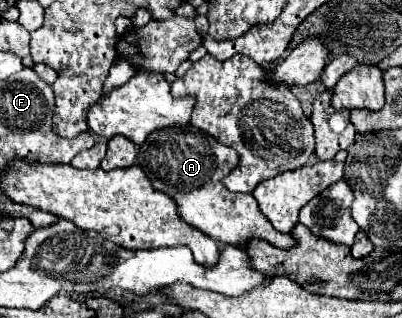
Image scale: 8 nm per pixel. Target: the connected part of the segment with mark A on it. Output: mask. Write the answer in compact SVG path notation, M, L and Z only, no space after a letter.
M175 124L151 132L147 140L139 146L137 162L151 180L155 190L165 192L177 204L179 216L211 236L217 244L237 244L245 246L245 240L261 238L275 248L289 248L293 240L289 234L277 232L271 222L261 214L257 200L251 194L231 192L225 188L223 178L237 168L237 152L221 144L211 134L195 128L191 124Z

